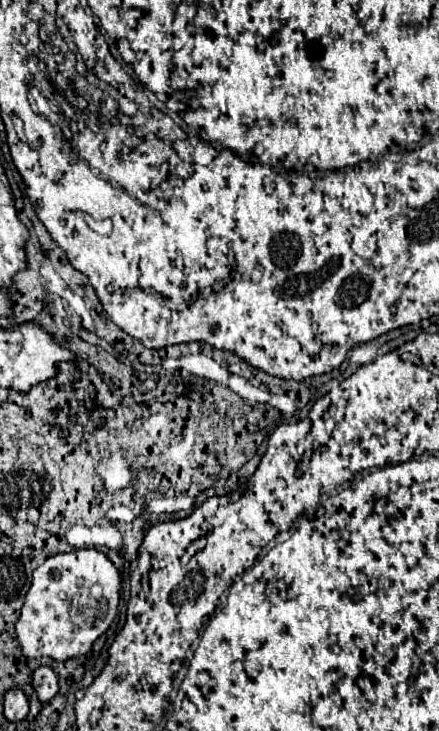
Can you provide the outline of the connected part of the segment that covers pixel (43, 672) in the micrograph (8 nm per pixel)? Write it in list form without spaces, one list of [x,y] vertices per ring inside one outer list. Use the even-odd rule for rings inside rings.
[[[40,666],[34,670],[34,676],[32,676],[32,686],[38,694],[38,700],[42,704],[46,704],[56,692],[58,692],[58,678],[56,674],[52,672],[50,666]]]

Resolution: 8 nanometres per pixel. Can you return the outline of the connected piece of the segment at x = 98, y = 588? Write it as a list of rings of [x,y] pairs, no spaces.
[[[72,550],[68,554],[56,554],[46,558],[44,564],[40,564],[32,574],[32,586],[26,592],[22,614],[16,622],[16,634],[22,646],[22,654],[26,658],[52,658],[56,662],[64,662],[68,658],[84,656],[94,640],[108,630],[112,620],[116,618],[118,610],[118,594],[120,590],[120,574],[116,566],[98,550]]]

